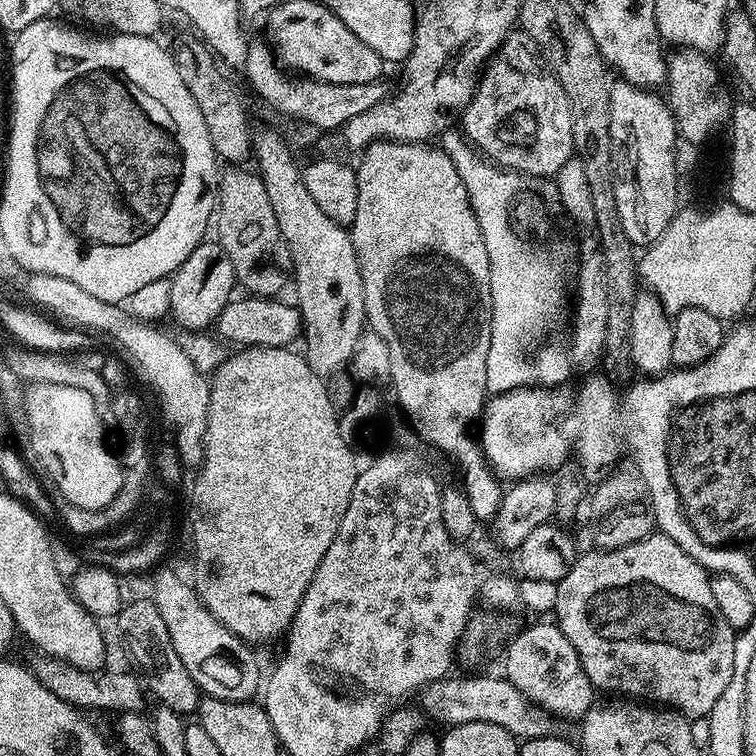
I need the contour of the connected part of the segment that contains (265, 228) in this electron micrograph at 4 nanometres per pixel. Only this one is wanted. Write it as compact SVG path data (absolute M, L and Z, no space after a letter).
M244 166L223 169L214 232L220 235L218 243L230 254L237 285L251 295L276 298L293 279L290 250L282 238L282 230L278 230L278 218L274 218L274 206L270 206L266 186L255 171L246 169Z

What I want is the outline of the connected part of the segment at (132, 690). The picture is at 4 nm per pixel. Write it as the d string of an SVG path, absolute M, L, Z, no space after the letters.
M37 655L37 660L30 664L30 671L36 675L38 682L50 690L50 694L58 694L66 703L71 704L77 710L84 708L116 708L120 712L143 713L145 689L139 675L131 676L128 672L104 672L100 670L89 670L86 668L75 668L73 664L65 664L63 660Z

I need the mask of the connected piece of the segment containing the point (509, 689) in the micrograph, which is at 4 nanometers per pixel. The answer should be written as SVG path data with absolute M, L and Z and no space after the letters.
M503 675L452 679L433 680L432 683L424 685L419 693L419 707L429 717L441 716L448 726L462 722L494 722L494 726L502 726L502 730L517 738L547 736L553 731L553 717L542 711L538 705L530 703Z

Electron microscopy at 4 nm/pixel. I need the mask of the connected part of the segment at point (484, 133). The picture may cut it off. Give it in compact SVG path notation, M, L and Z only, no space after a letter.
M513 30L500 44L491 60L480 73L474 94L462 113L463 135L477 152L492 163L508 171L527 176L548 176L555 178L558 170L574 156L574 134L572 133L572 111L566 98L566 90L552 74L552 69L542 59L537 47L522 30Z

